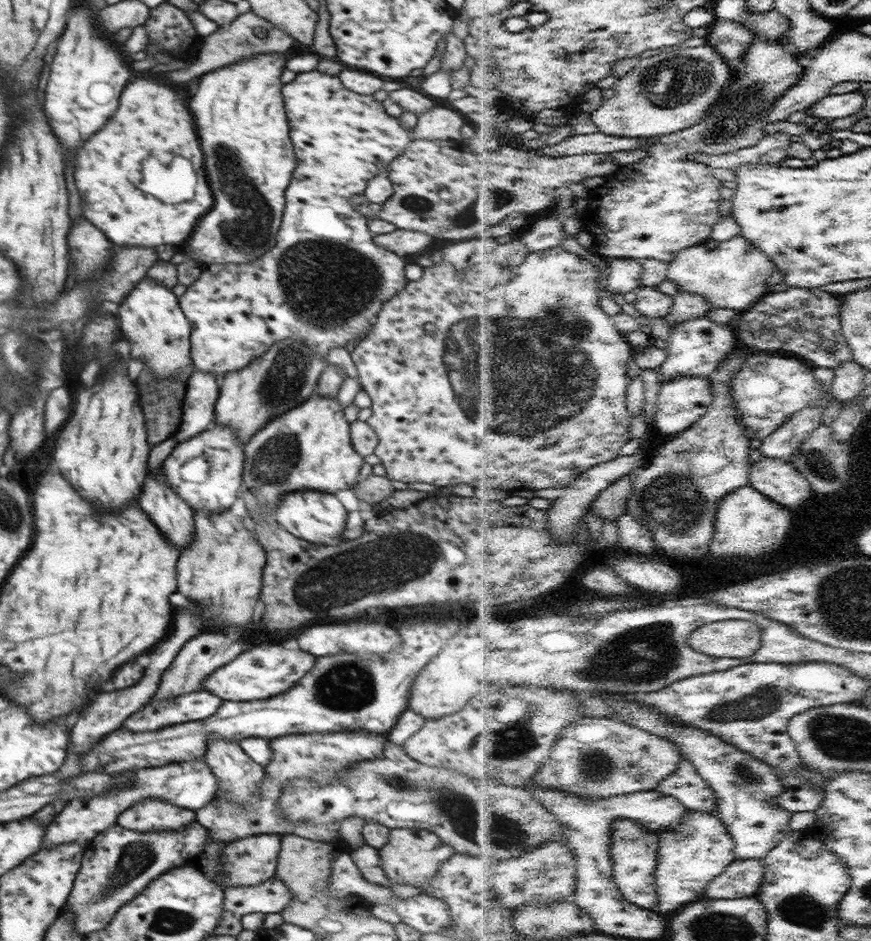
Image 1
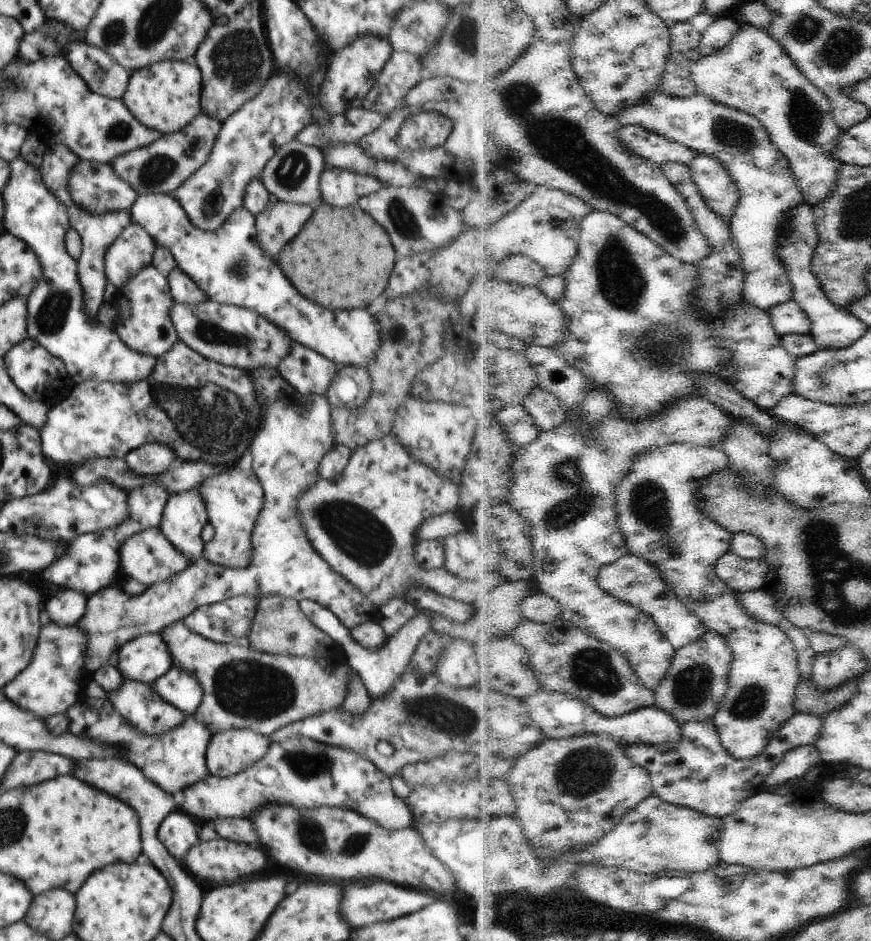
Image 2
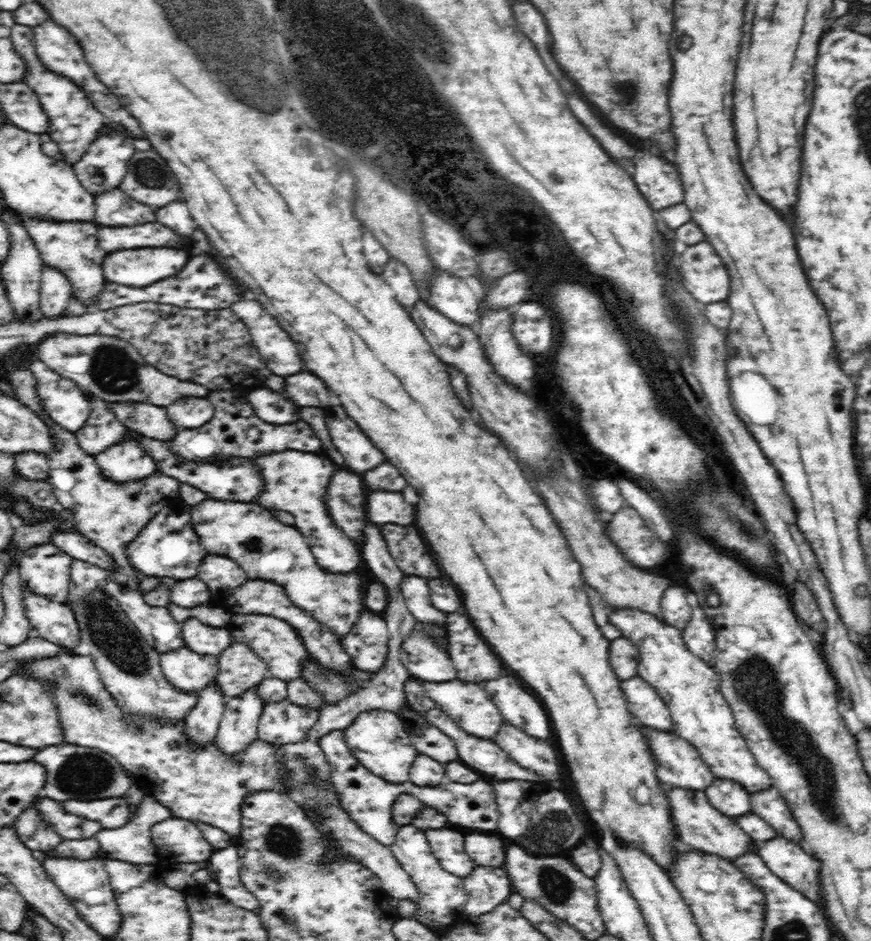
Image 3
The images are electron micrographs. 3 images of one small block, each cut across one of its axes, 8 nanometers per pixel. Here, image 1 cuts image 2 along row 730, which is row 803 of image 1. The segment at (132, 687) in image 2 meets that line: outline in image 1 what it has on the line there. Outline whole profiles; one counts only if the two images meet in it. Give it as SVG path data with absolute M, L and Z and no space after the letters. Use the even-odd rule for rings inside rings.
M142 800L128 808L118 818L122 828L130 828L136 832L162 832L162 830L182 830L186 824L196 821L196 813L191 810L182 810L178 806L166 804L165 800Z

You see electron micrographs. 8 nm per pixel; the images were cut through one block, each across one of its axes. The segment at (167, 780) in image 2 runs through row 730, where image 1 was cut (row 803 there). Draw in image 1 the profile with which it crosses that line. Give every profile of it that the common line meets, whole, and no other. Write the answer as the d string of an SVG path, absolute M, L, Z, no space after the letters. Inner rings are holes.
M197 758L192 762L177 762L176 764L164 764L156 768L143 768L130 772L122 772L128 776L134 776L134 786L114 786L114 792L108 792L106 796L94 796L88 802L75 798L54 817L54 820L47 825L44 840L42 840L41 849L52 849L52 846L58 846L68 843L78 843L86 846L94 836L104 832L106 828L116 824L116 816L120 816L124 810L134 806L136 802L144 798L160 798L176 804L180 808L188 810L200 810L204 808L212 799L216 797L218 790L217 776L208 768L205 758ZM138 774L138 778L136 778ZM58 818L58 822L56 822Z

